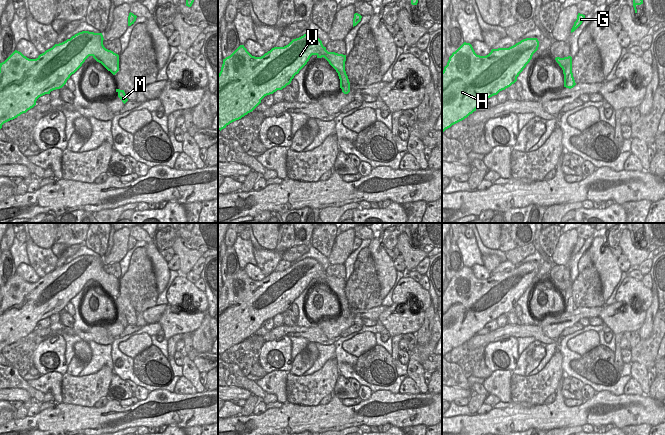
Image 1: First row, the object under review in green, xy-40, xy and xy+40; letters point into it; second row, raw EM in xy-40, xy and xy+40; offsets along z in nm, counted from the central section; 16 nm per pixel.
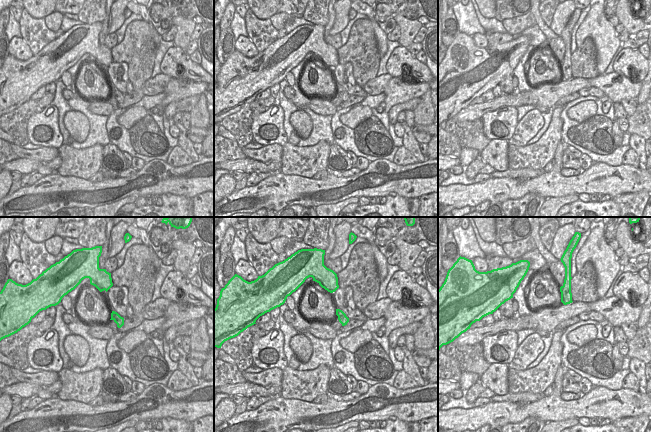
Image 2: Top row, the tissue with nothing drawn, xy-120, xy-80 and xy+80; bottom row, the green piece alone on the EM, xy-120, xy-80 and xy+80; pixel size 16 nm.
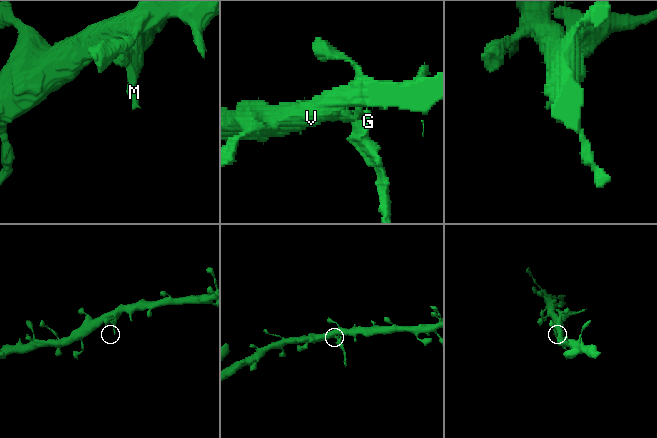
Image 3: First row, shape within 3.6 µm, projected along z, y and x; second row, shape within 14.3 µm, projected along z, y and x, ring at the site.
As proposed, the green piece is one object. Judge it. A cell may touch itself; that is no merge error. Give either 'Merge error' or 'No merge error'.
Merge error

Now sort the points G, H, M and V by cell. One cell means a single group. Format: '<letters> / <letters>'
G M / H V

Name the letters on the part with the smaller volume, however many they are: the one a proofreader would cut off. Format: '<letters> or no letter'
G, M

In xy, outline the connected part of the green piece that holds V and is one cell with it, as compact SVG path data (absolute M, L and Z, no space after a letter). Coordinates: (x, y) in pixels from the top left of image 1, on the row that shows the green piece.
M304 34L284 47L274 47L261 57L252 56L240 45L230 56L223 59L218 74L218 130L252 112L261 100L289 85L296 74L307 64L310 57L324 57L336 72L343 71L346 55L328 52L314 34Z

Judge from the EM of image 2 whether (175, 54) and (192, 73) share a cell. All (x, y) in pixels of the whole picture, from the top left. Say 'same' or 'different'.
same

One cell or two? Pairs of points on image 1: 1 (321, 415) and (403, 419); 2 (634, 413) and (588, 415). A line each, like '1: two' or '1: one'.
1: one
2: one

